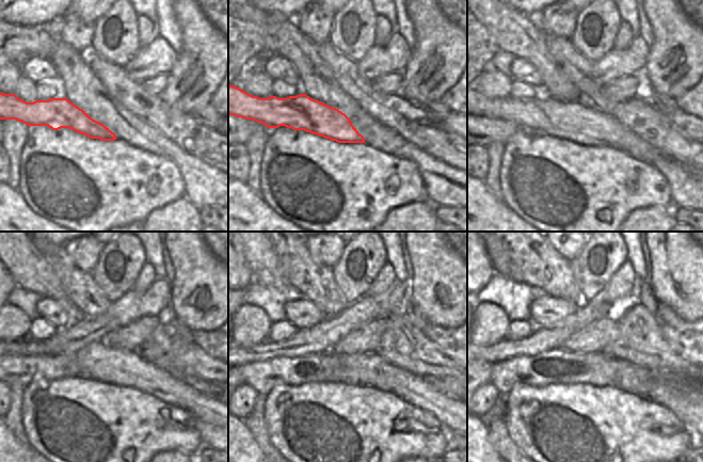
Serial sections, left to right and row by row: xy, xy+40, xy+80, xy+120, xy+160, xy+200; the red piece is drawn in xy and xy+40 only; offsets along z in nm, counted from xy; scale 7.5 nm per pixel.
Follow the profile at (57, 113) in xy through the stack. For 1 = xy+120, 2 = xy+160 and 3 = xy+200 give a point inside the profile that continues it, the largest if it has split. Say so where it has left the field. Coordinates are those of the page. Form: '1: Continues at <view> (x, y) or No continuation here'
1: Continues at xy+120 (96, 362)
2: Continues at xy+160 (368, 369)
3: Continues at xy+200 (684, 409).

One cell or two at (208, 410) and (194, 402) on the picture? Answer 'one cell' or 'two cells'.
one cell

